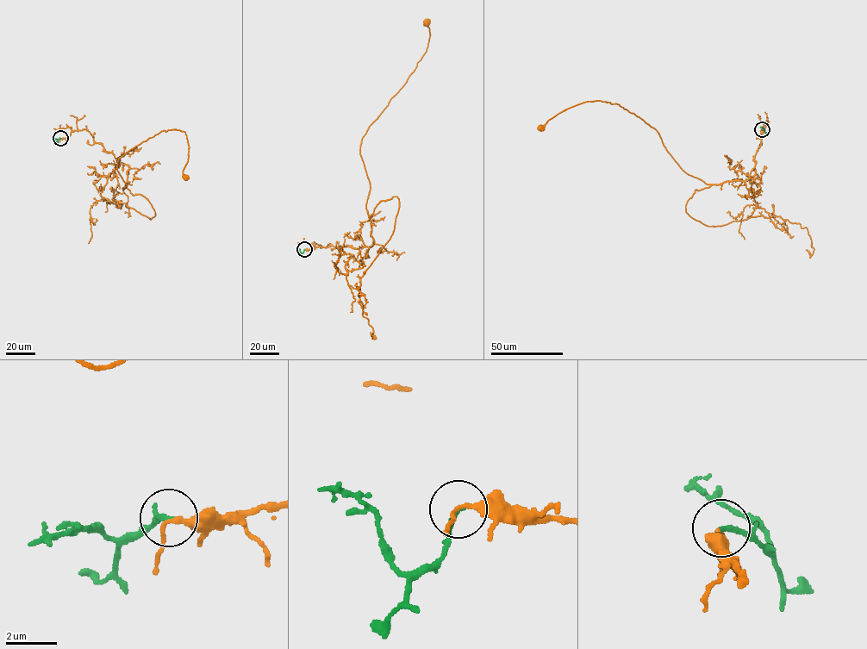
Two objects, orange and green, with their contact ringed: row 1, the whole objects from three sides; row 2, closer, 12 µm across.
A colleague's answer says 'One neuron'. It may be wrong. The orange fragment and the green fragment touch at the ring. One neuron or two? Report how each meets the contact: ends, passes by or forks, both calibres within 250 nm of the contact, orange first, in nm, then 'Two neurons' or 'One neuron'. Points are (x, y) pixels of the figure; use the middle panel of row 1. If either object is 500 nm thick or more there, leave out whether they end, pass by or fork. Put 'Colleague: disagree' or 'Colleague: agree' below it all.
At the ring orange passes by. At the ring green ends. Thickness 180 nm (orange) against 200 nm. One neuron
Colleague: agree

